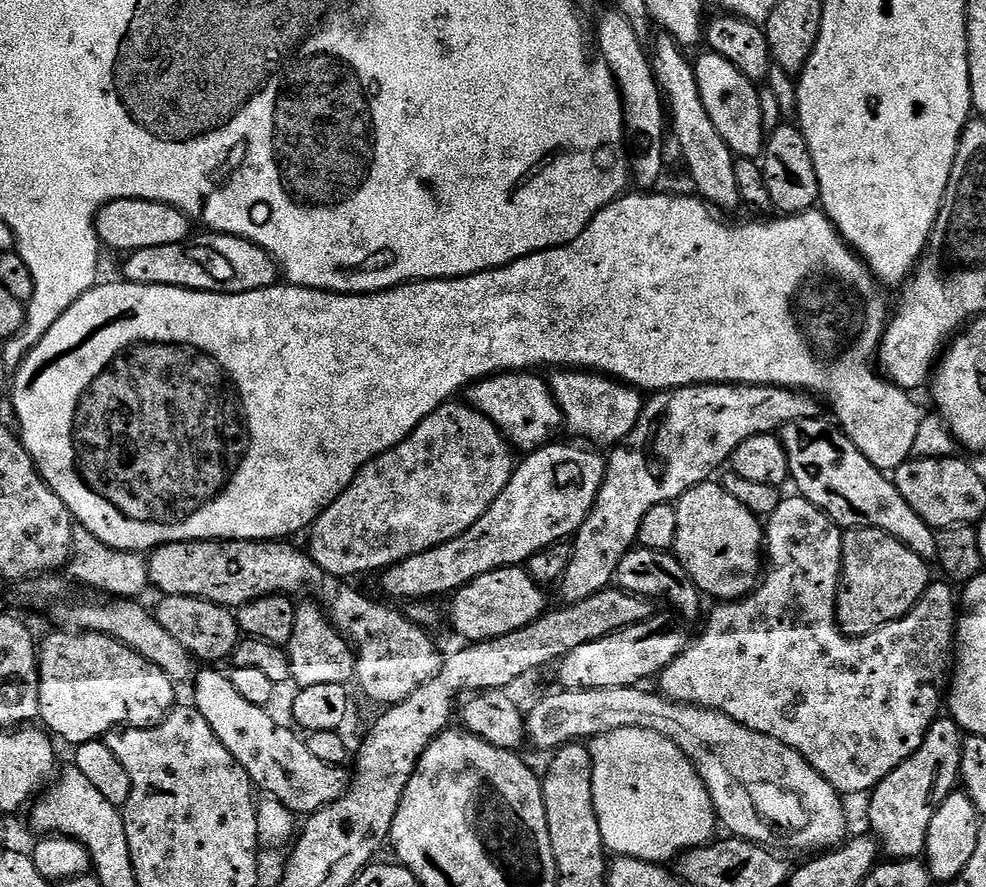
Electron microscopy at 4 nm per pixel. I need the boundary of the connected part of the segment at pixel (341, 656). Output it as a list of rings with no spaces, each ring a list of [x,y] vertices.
[[[307,603],[296,604],[294,634],[290,634],[290,642],[286,645],[291,683],[296,684],[297,689],[326,684],[351,685],[356,675],[356,654],[351,643],[332,627],[331,620],[319,604]]]

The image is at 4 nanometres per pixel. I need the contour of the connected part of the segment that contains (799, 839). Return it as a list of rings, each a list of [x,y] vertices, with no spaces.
[[[602,686],[601,688],[577,688],[575,690],[555,690],[549,696],[544,696],[532,709],[526,712],[526,736],[536,748],[548,748],[547,750],[555,750],[561,748],[563,744],[573,742],[588,742],[591,736],[607,737],[614,730],[622,730],[623,728],[641,728],[642,730],[650,730],[657,732],[661,740],[669,740],[674,742],[674,746],[678,746],[678,750],[682,750],[687,763],[693,764],[696,773],[702,778],[702,782],[706,786],[706,790],[712,799],[712,805],[716,807],[716,819],[721,825],[724,824],[729,828],[733,837],[741,840],[753,840],[755,844],[763,844],[765,846],[777,846],[781,844],[784,848],[801,848],[802,851],[808,852],[804,854],[820,854],[825,850],[839,848],[841,844],[849,839],[848,832],[848,816],[844,813],[845,801],[842,799],[841,793],[834,790],[834,786],[830,786],[830,782],[826,782],[826,778],[822,778],[822,774],[818,774],[818,770],[814,770],[814,766],[810,766],[810,762],[806,762],[806,758],[802,754],[798,754],[790,746],[786,746],[782,742],[778,742],[774,738],[770,738],[766,734],[758,734],[754,730],[750,730],[746,726],[742,726],[738,722],[734,722],[734,718],[730,718],[726,714],[722,714],[713,708],[699,708],[697,704],[674,704],[671,700],[665,698],[659,691],[647,692],[647,687],[637,686]]]

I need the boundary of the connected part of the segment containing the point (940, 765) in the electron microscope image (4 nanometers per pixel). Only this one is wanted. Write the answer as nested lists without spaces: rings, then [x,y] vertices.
[[[938,718],[930,726],[922,746],[906,762],[870,793],[868,820],[872,823],[871,835],[878,841],[883,855],[893,860],[914,860],[924,852],[930,822],[938,814],[938,806],[957,787],[960,779],[962,746],[965,733],[951,718]]]

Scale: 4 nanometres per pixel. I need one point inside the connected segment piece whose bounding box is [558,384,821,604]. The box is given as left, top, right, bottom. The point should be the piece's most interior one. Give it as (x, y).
(682, 437)

